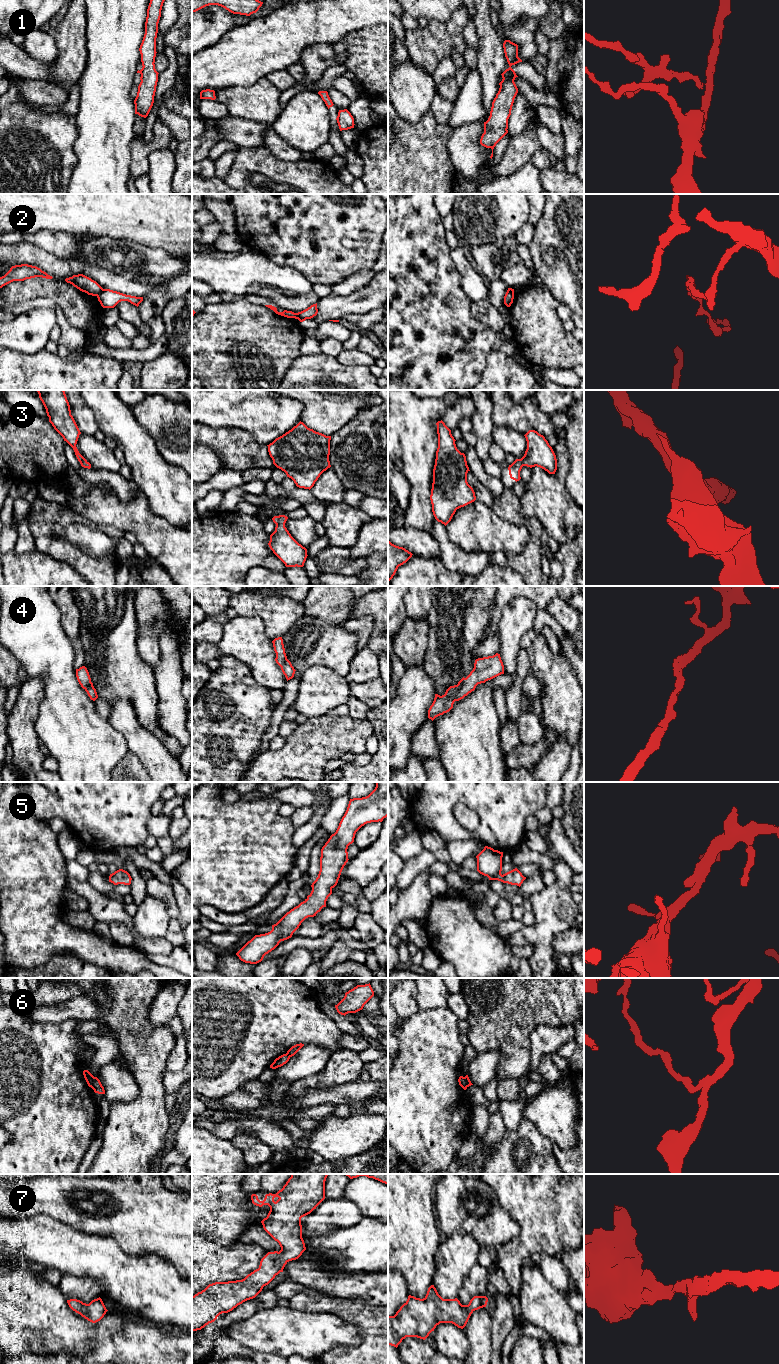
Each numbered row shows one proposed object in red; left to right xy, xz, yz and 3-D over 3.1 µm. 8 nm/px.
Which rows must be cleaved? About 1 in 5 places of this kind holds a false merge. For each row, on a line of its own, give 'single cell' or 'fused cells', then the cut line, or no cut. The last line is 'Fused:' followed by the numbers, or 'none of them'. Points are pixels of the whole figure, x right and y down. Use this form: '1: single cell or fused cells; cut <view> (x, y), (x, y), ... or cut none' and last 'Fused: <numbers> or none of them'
1: fused cells; cut xz (337, 116), (337, 121)
2: fused cells; cut xy (103, 289), (97, 296)
3: single cell; cut none
4: single cell; cut none
5: single cell; cut none
6: fused cells; cut xy (94, 1077), (91, 1087)
7: single cell; cut none
Fused: 1, 2, 6

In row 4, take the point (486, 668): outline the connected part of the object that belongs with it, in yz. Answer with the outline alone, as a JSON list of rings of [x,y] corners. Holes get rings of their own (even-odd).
[[[500,654],[478,658],[474,668],[466,678],[462,678],[457,685],[450,686],[444,695],[435,694],[434,701],[428,710],[428,718],[432,721],[453,708],[455,701],[459,701],[475,690],[476,686],[504,674],[504,665]]]

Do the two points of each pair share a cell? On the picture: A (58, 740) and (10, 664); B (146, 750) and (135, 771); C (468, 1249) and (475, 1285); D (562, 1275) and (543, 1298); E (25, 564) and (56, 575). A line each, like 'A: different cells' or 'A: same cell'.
A: different cells
B: different cells
C: different cells
D: different cells
E: same cell

